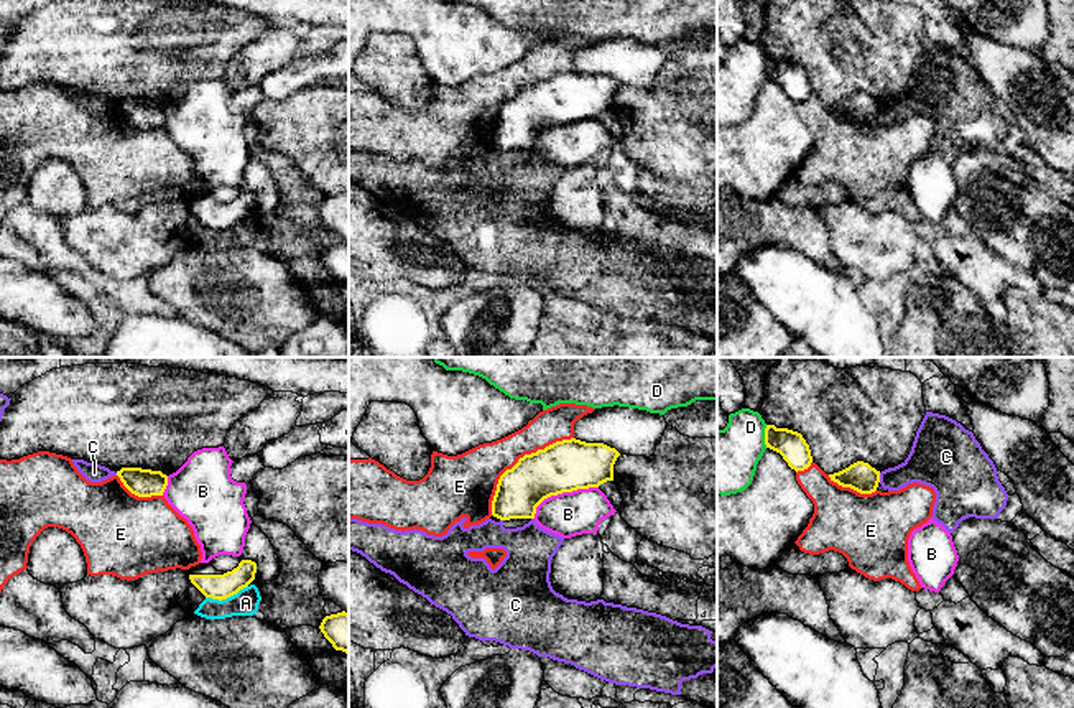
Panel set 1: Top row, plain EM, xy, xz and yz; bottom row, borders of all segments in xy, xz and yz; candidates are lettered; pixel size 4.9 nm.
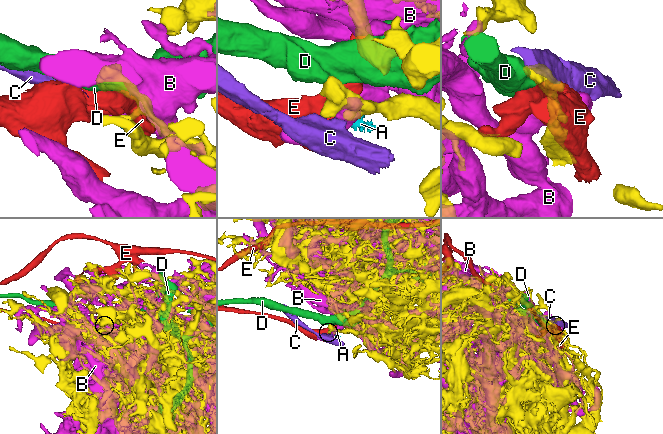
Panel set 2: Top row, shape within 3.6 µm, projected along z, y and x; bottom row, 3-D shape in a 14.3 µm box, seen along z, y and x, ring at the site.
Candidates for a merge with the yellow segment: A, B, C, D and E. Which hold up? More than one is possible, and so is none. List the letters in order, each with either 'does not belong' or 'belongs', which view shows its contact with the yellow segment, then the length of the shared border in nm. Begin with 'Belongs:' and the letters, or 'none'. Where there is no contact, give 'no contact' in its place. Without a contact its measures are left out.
Belongs: none
A: does not belong | xy | 220 nm
B: does not belong | xz | 360 nm
C: does not belong | yz | 50 nm
D: does not belong | yz | 110 nm
E: does not belong | xz | 550 nm

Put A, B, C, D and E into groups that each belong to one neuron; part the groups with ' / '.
A / B / C / D / E

